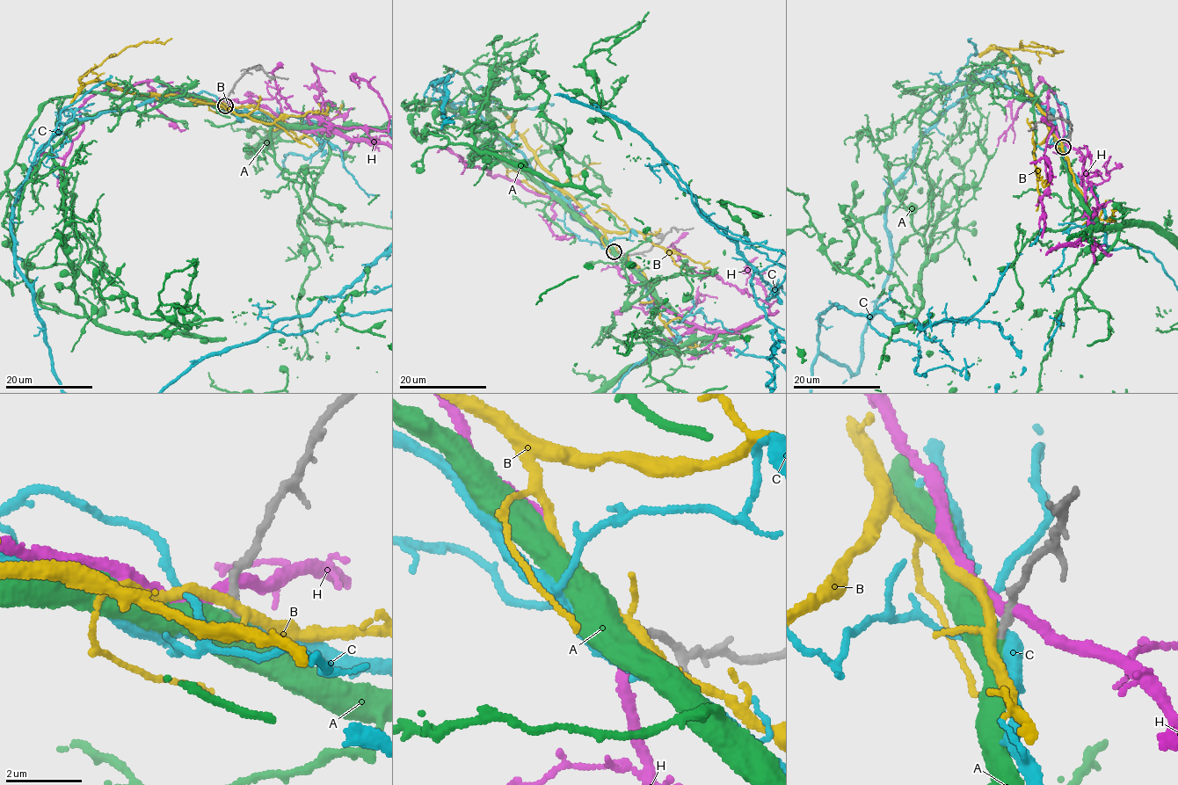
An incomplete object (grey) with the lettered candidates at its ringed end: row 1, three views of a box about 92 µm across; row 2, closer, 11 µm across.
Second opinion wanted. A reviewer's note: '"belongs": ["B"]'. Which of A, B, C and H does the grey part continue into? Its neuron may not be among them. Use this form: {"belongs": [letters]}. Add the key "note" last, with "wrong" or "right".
{"belongs": ["A"], "note": "wrong"}

